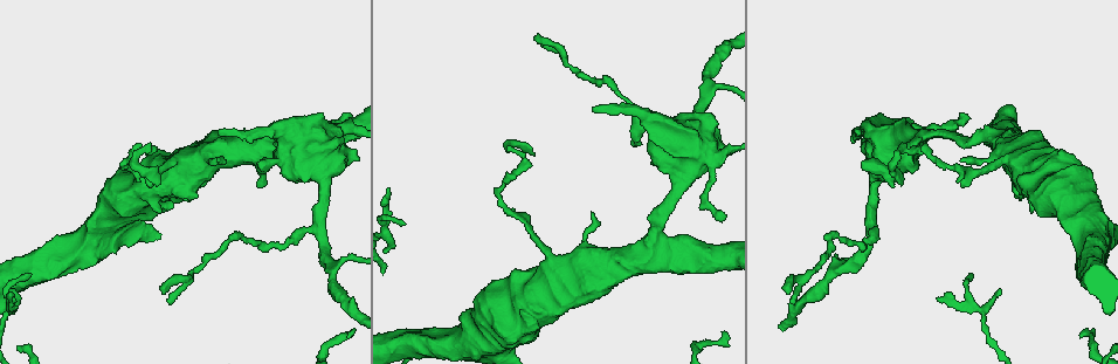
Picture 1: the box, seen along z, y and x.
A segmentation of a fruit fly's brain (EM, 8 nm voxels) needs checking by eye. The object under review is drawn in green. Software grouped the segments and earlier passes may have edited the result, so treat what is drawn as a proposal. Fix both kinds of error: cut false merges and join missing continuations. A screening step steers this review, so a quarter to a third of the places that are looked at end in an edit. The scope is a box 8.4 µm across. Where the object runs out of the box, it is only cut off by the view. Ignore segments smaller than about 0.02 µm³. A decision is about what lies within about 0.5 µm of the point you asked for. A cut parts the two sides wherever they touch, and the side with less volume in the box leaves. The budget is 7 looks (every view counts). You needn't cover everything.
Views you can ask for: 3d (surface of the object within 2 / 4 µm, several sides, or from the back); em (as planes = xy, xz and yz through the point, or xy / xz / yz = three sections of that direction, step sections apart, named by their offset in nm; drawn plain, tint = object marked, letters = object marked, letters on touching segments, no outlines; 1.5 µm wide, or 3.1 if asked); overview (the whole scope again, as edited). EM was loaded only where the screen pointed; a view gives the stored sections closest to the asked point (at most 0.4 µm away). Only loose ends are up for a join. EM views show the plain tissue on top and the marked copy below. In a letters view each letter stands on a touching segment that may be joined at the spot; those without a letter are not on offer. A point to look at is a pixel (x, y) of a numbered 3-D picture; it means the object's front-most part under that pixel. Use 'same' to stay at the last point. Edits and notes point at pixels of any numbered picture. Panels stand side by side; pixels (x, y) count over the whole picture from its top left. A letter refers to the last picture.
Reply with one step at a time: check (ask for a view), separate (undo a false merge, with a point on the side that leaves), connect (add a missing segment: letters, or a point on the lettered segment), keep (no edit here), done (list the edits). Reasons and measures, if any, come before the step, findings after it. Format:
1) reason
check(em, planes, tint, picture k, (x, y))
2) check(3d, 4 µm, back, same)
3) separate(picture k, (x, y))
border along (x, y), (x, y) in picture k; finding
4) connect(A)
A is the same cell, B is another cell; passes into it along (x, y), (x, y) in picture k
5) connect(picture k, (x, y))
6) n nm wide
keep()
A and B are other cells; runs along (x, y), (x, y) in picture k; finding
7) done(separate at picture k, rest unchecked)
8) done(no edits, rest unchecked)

abrupt turn
check(3d, 4 µm, picture 1, (610, 81))

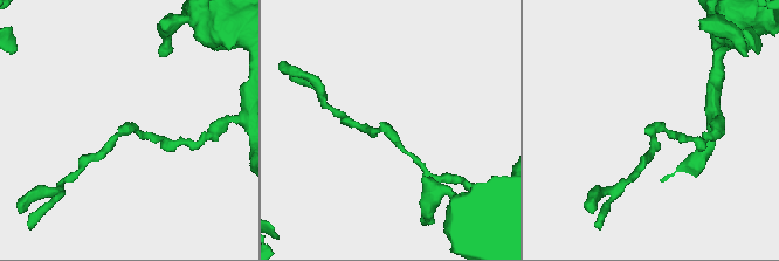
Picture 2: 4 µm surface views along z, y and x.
now the EM
check(em, planes, tint, picture 2, (122, 128))

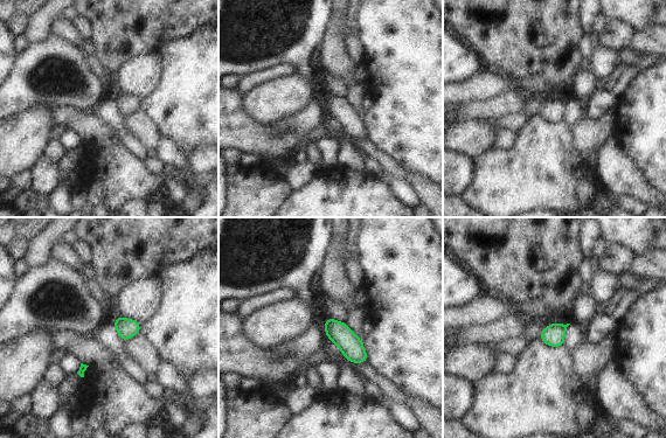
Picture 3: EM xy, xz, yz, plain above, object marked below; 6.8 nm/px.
check(em, planes, letters, same)

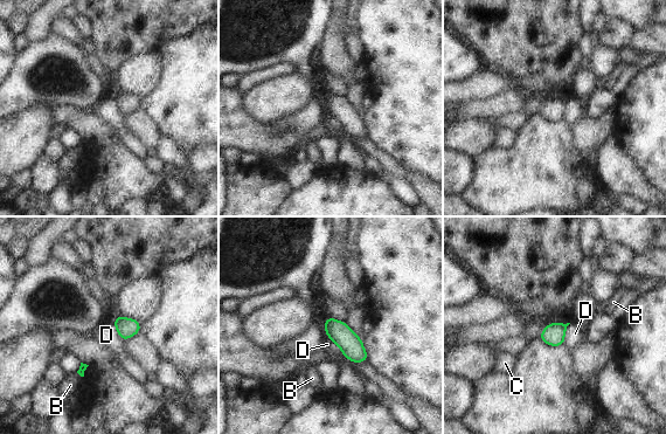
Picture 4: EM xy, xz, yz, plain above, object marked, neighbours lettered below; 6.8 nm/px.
keep()
B, C and D are other cells; one cell here

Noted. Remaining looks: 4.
sudden change in width
check(em, yz, step 8, tint, picture 1, (642, 128))

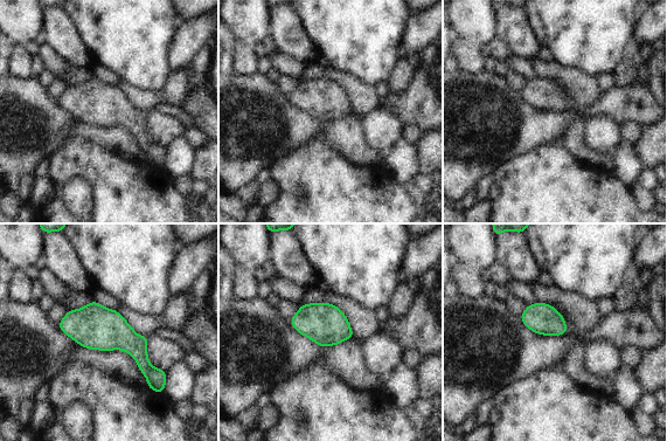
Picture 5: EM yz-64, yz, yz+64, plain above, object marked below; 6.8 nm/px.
cut it another way
check(em, planes, letters, same)

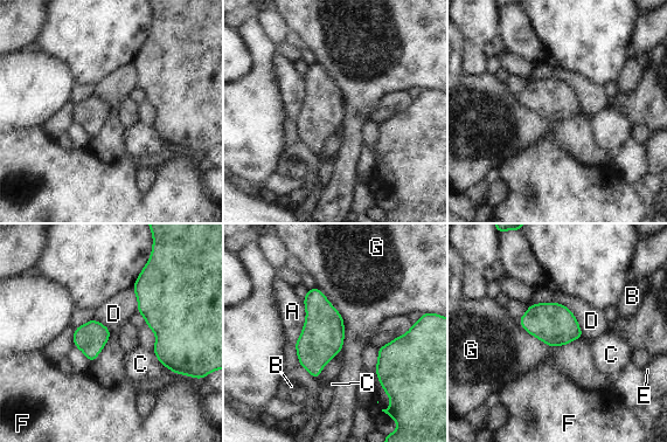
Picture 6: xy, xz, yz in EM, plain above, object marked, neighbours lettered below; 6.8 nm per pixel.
G touches over 480 nm
keep()
A, B, C, D, E, F and G are other cells; all the same cell

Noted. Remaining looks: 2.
free end
check(em, xy, step 8, letters, picture 1, (156, 184))

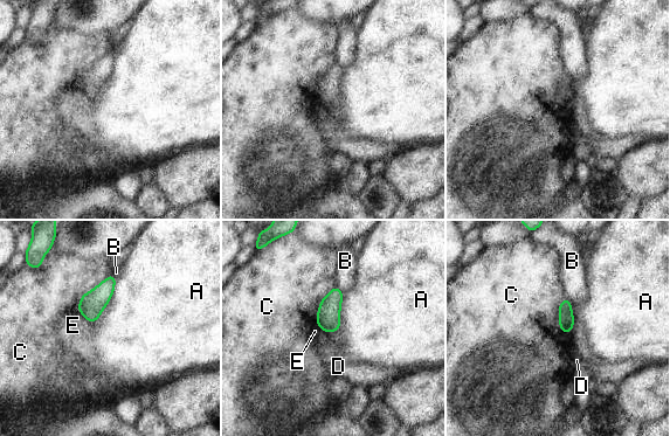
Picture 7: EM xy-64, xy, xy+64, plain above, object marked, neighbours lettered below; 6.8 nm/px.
A touches over 380 nm
keep()
A, B, C, D and E are other cells; no lettered segment goes on from it

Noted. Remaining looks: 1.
done(no edits, rest unchecked)

